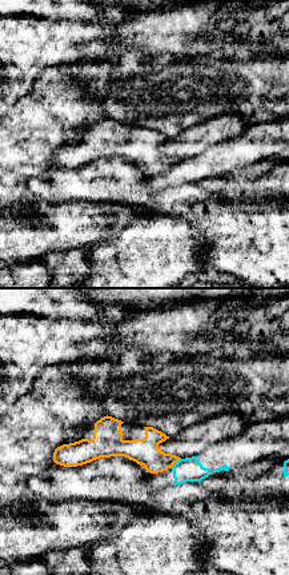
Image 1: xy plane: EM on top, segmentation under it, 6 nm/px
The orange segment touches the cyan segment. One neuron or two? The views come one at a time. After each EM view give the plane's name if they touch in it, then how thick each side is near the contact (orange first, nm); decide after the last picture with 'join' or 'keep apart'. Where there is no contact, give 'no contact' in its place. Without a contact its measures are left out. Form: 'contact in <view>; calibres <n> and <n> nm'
contact in xy; calibres 160 and 140 nm

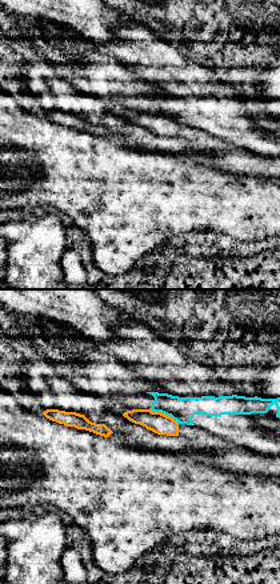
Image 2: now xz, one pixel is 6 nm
contact in xz; calibres 130 and 150 nm

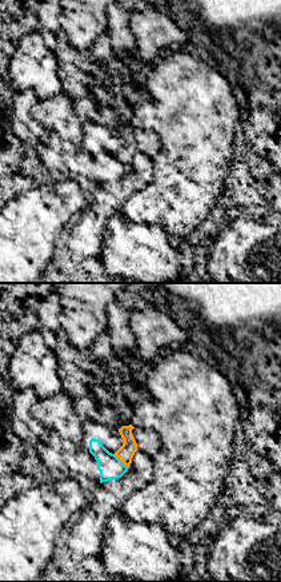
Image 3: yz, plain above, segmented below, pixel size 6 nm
contact in yz; calibres 100 and 140 nm

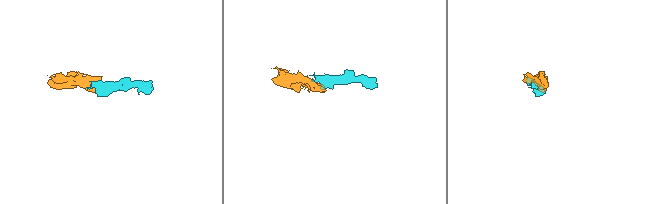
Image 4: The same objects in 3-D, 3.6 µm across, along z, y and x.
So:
keep apart

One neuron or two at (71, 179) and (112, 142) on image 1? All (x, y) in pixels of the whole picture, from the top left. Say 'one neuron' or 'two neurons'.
one neuron

